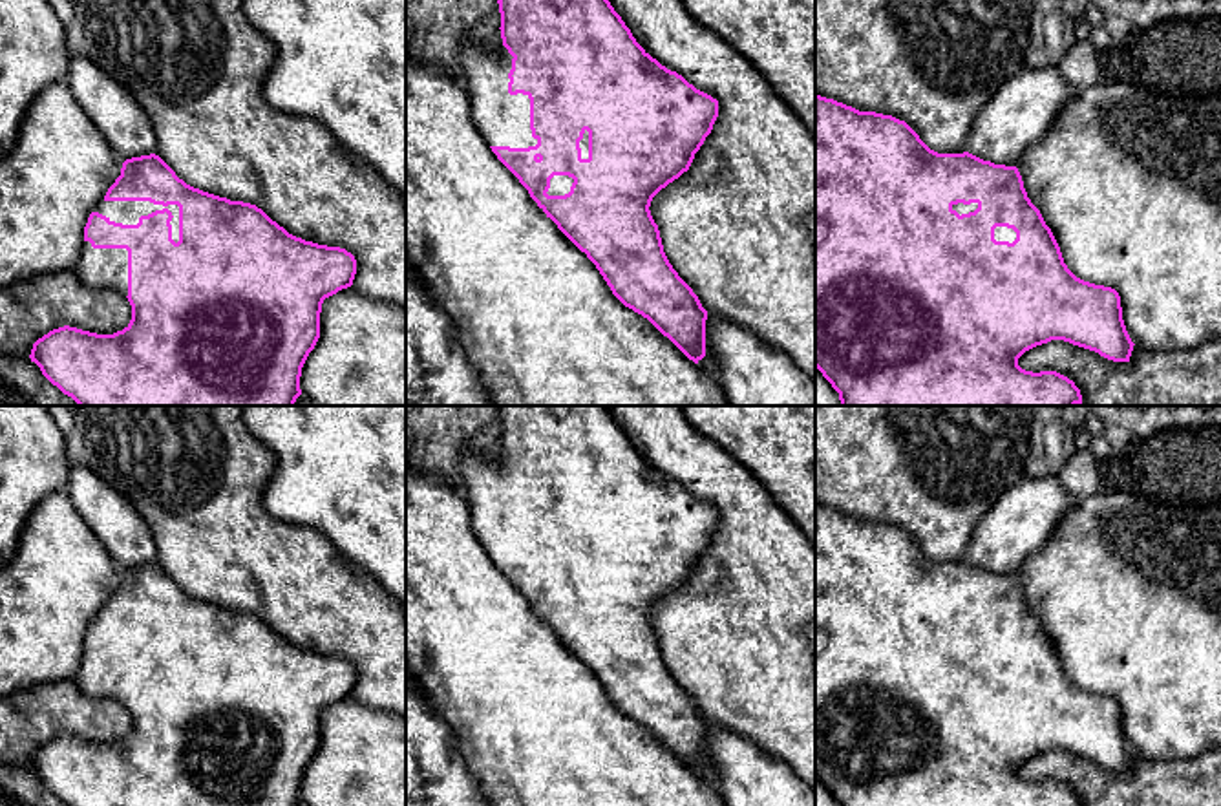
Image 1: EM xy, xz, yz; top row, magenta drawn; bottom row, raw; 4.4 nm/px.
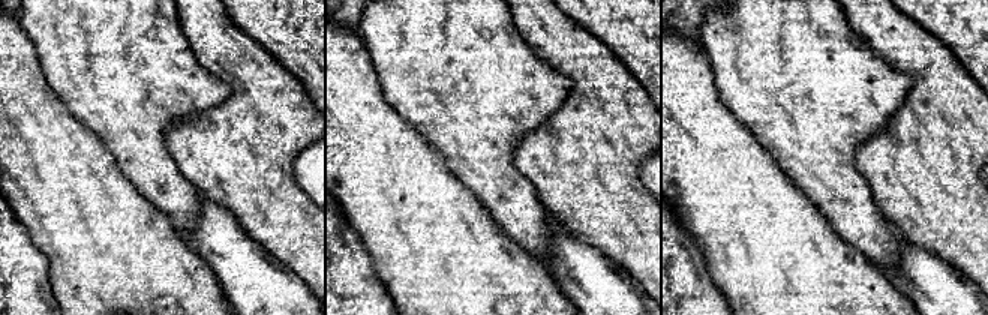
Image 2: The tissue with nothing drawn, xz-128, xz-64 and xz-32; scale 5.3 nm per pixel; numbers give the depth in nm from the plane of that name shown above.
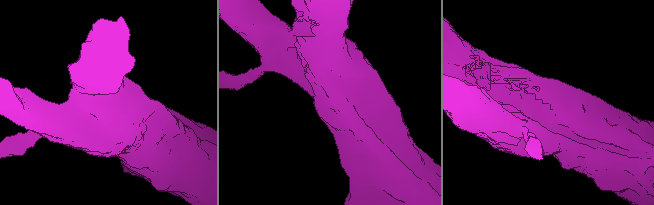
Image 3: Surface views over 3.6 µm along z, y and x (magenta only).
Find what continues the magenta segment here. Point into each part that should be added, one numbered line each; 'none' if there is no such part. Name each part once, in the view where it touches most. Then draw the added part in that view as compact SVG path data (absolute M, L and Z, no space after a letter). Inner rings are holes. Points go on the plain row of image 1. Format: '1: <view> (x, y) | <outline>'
1: xy (127, 622) | M101 610L95 621L106 625L110 631L122 634L137 634L141 625L148 625L155 620L168 618L172 621L172 649L179 651L179 616L177 614L154 614L150 610Z

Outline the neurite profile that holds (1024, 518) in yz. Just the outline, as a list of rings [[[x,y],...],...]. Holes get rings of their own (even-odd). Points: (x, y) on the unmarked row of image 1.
[[[1025,473],[976,525],[967,561],[994,574],[1014,576],[1051,539],[1073,501],[1055,473]]]

